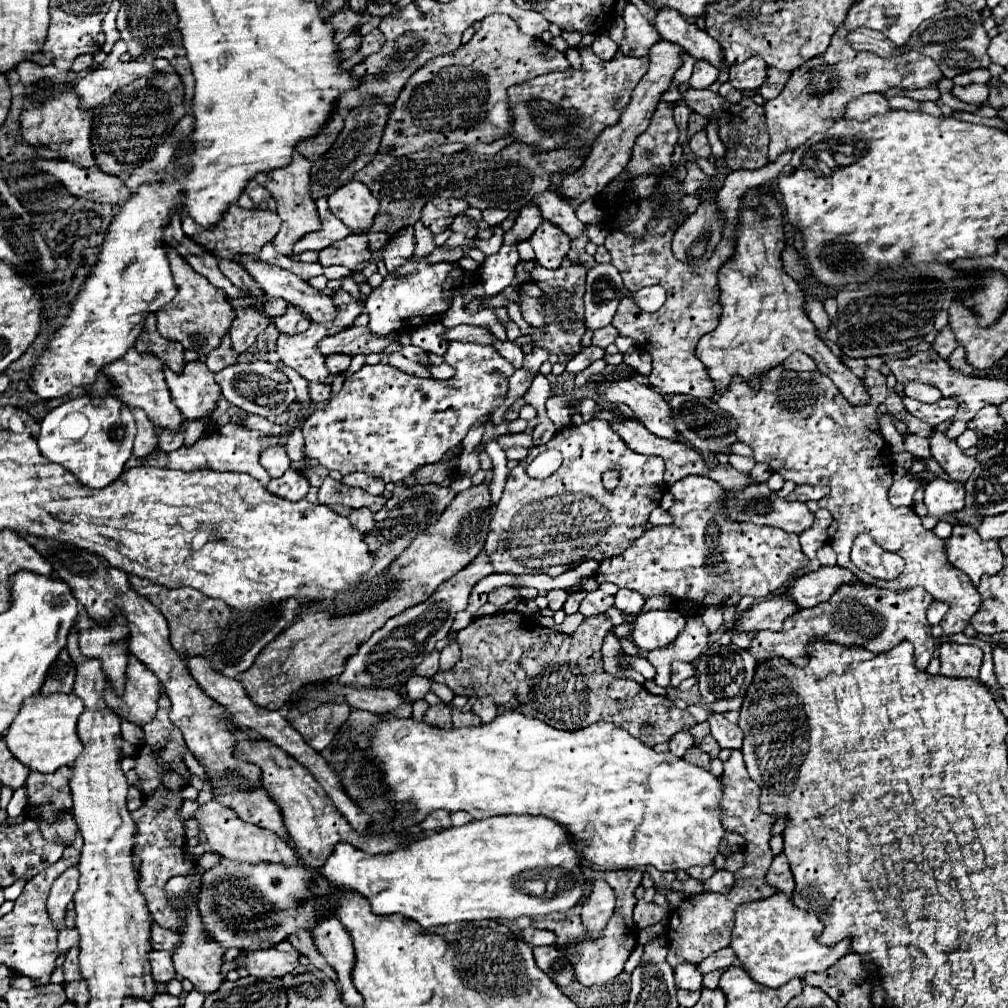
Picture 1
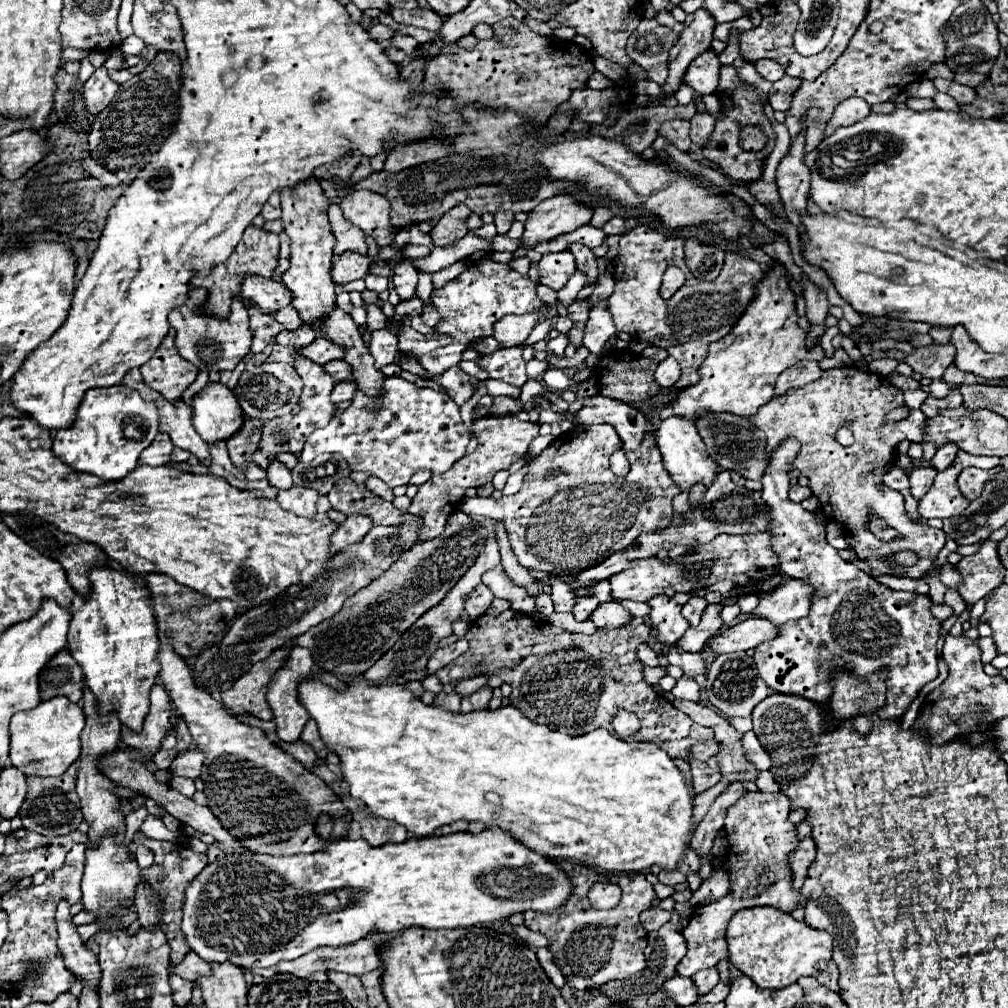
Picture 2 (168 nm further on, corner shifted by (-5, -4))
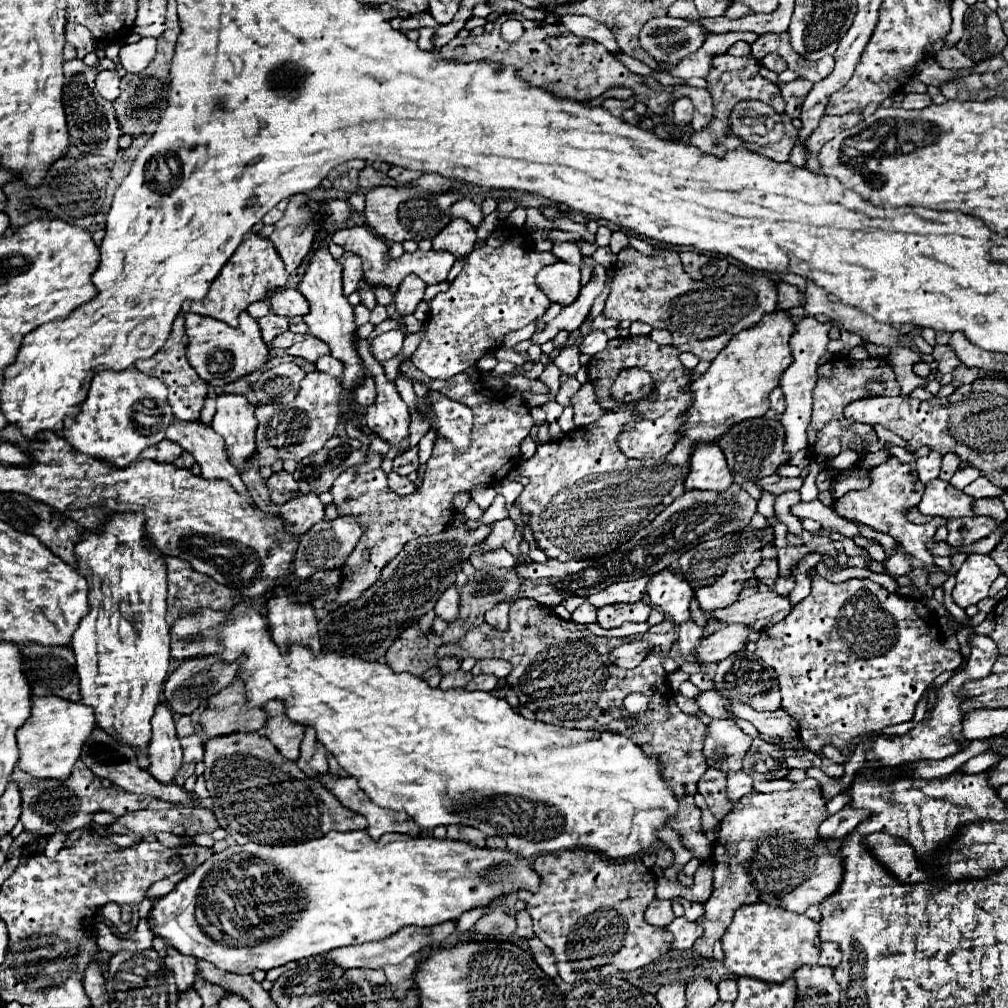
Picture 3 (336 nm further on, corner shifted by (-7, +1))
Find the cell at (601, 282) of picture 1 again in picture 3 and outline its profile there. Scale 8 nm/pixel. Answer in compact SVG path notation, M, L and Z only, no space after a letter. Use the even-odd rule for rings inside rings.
M590 331L584 341L580 343L580 353L588 353L588 355L596 355L600 353L602 349L606 349L606 343L608 343L608 337L604 331Z

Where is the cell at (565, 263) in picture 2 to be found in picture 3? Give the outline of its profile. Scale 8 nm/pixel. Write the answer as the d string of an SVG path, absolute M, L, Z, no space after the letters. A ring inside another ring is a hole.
M566 261L546 265L536 275L536 283L550 301L570 305L580 293L580 265Z

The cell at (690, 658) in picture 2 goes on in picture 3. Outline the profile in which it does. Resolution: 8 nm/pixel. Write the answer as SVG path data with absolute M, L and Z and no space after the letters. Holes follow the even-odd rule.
M692 619L686 621L686 623L682 623L680 629L678 629L678 641L676 641L678 651L682 655L690 657L694 653L696 645L700 643L700 639L702 639L702 627L698 627Z

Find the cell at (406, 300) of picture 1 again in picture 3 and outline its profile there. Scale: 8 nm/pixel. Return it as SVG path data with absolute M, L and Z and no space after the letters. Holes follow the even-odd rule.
M382 333L376 339L372 339L370 349L374 353L374 357L384 363L388 359L394 359L400 351L402 351L402 341L404 341L404 333Z

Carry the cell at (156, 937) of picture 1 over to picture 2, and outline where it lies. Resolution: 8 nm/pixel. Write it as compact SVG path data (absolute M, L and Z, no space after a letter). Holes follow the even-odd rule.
M188 952L186 958L184 958L178 966L170 966L170 972L182 976L184 980L188 980L188 982L192 982L192 984L194 984L198 978L212 974L210 964L204 962L200 956L196 956L196 952Z

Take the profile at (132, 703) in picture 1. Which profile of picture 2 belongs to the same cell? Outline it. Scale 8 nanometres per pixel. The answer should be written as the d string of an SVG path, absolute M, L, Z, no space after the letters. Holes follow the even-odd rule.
M156 684L150 692L150 712L144 720L144 730L140 734L132 732L130 728L122 726L122 742L128 748L140 750L142 756L154 756L162 748L162 740L172 734L172 724L170 724L170 698L166 690Z

